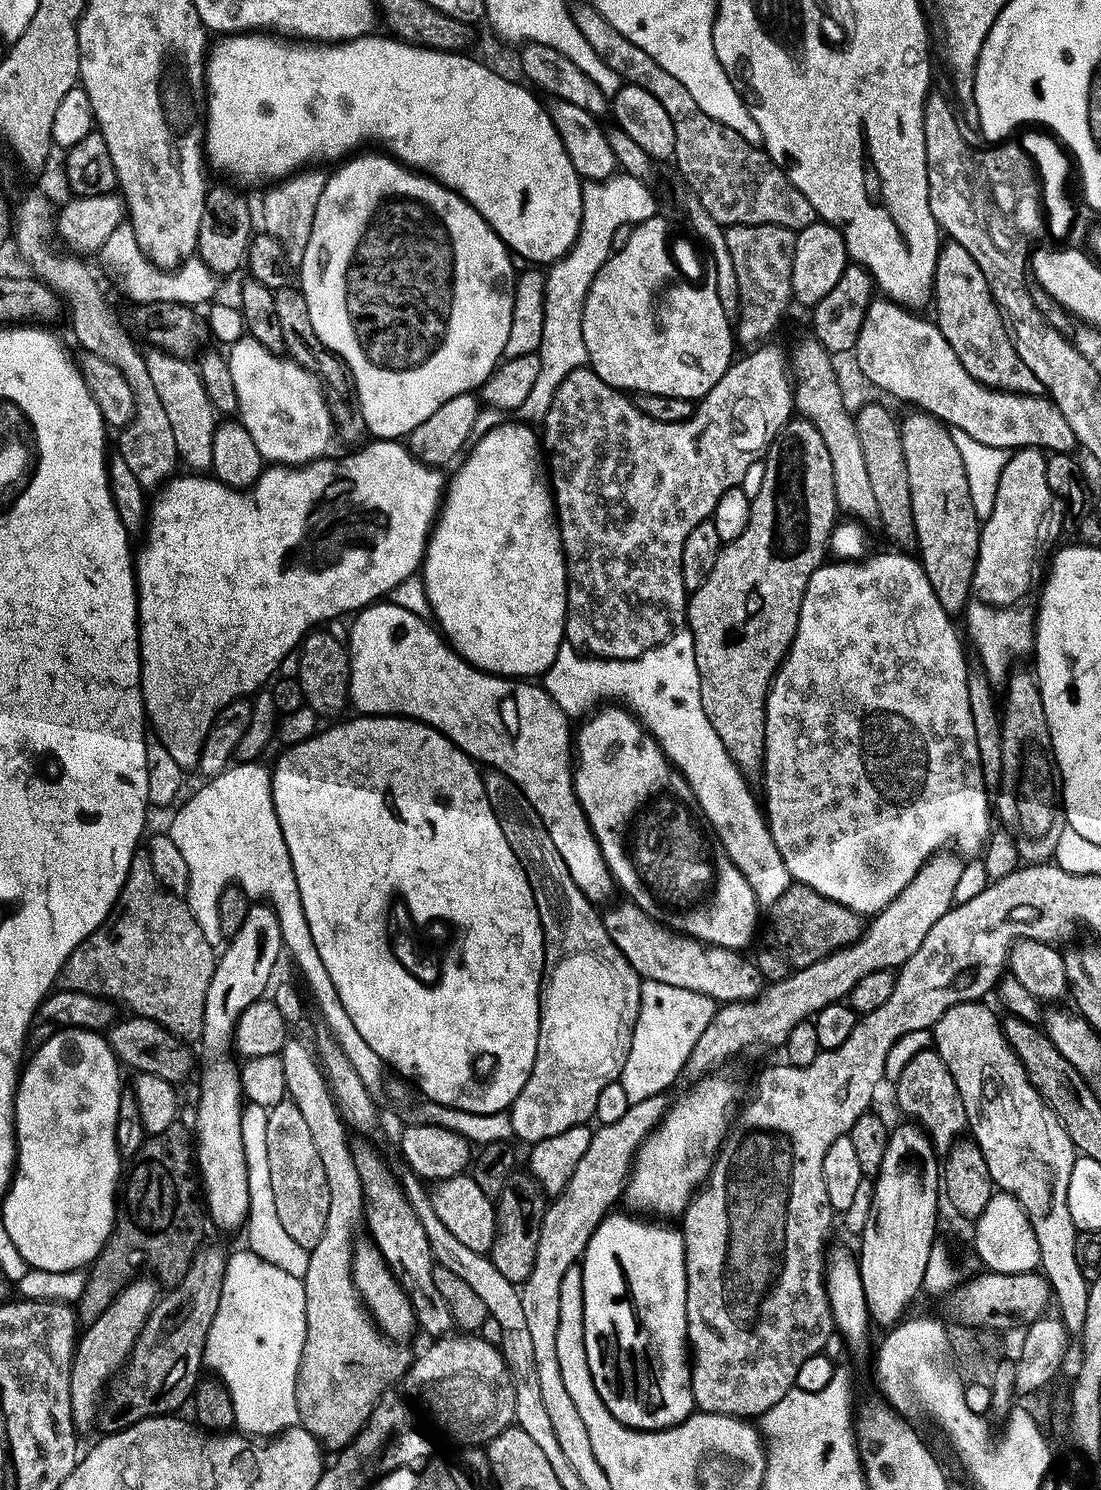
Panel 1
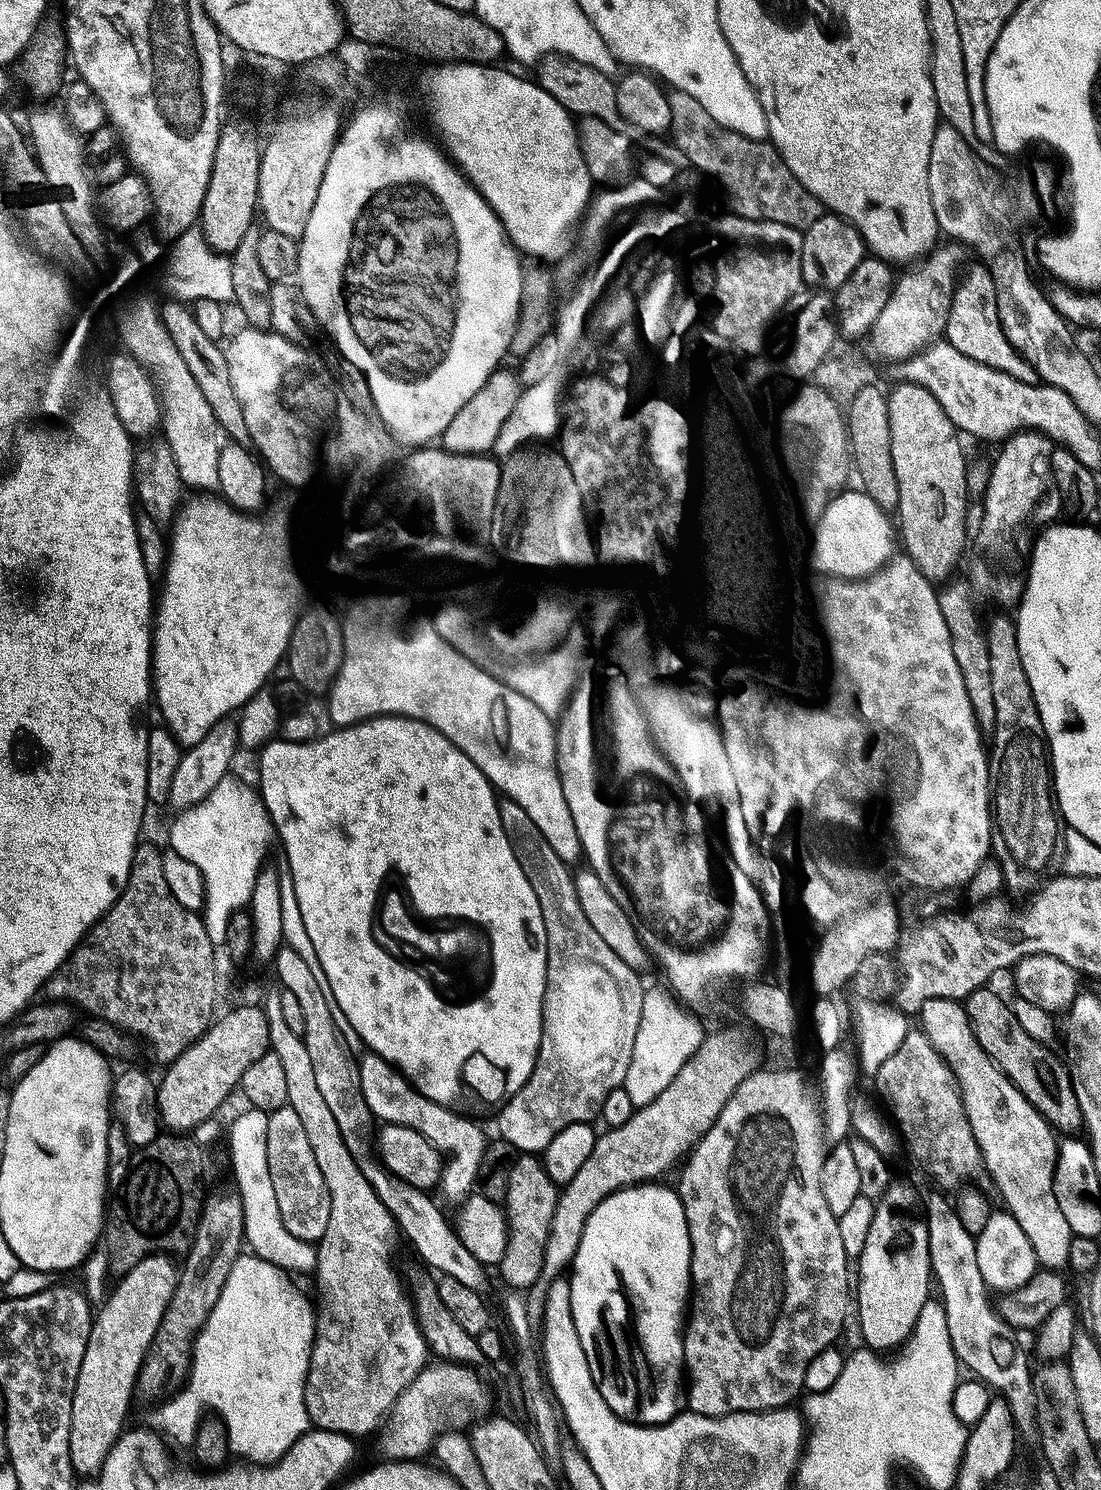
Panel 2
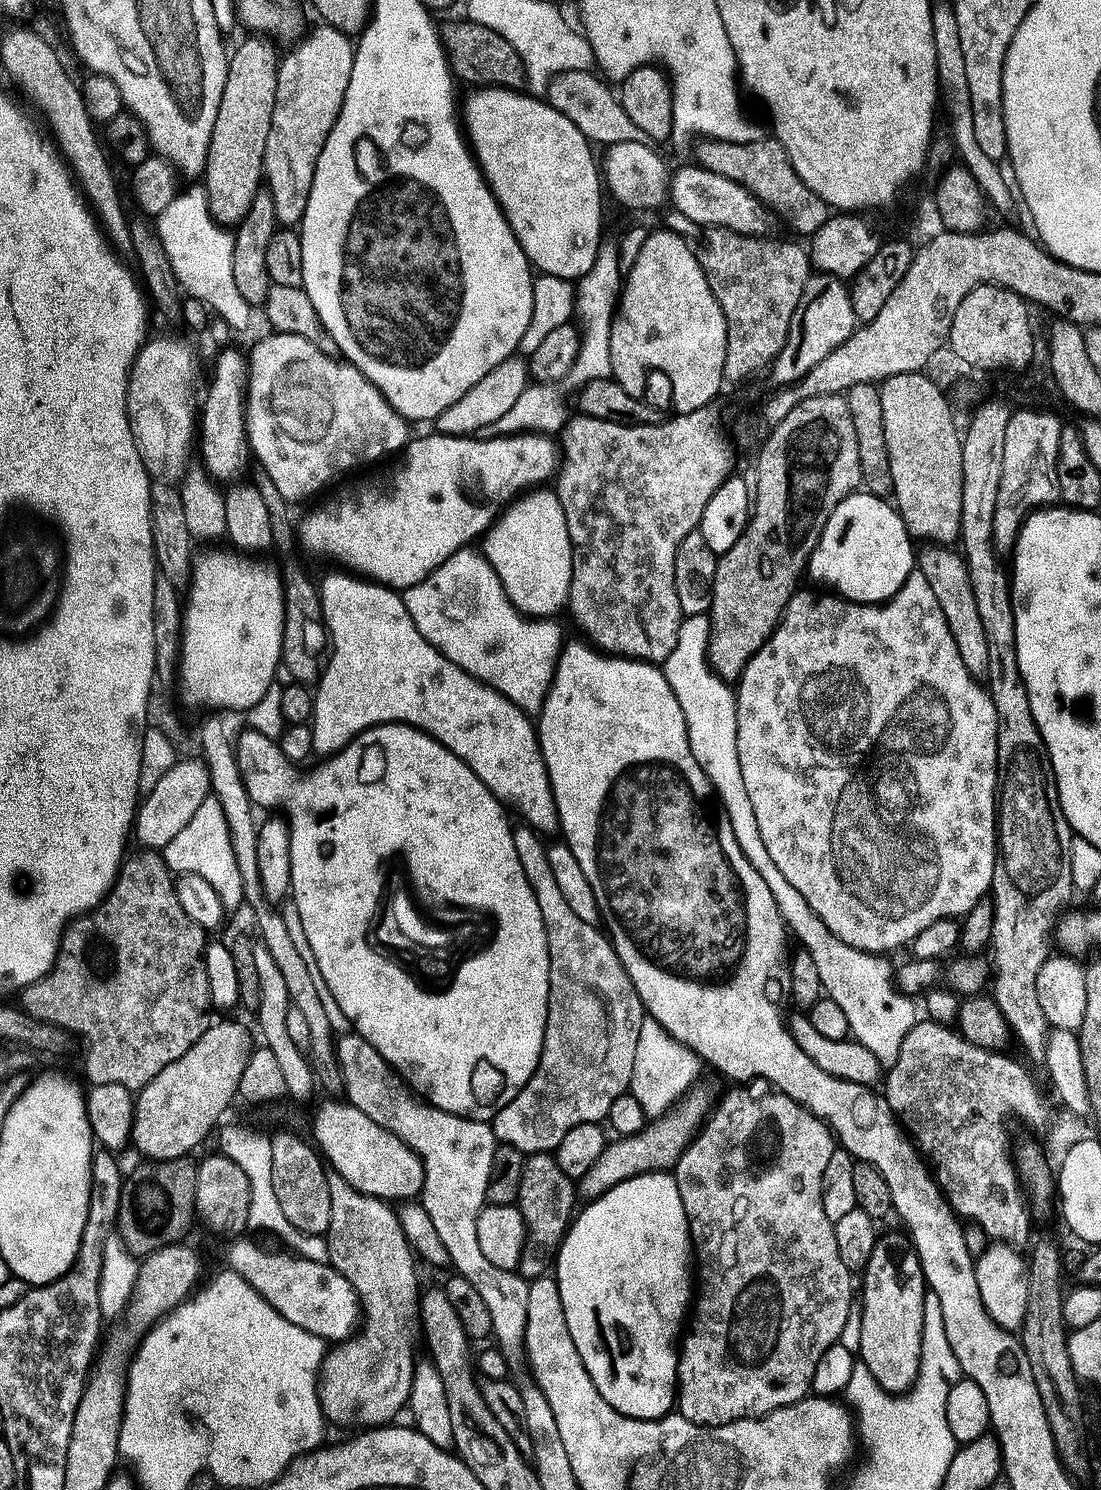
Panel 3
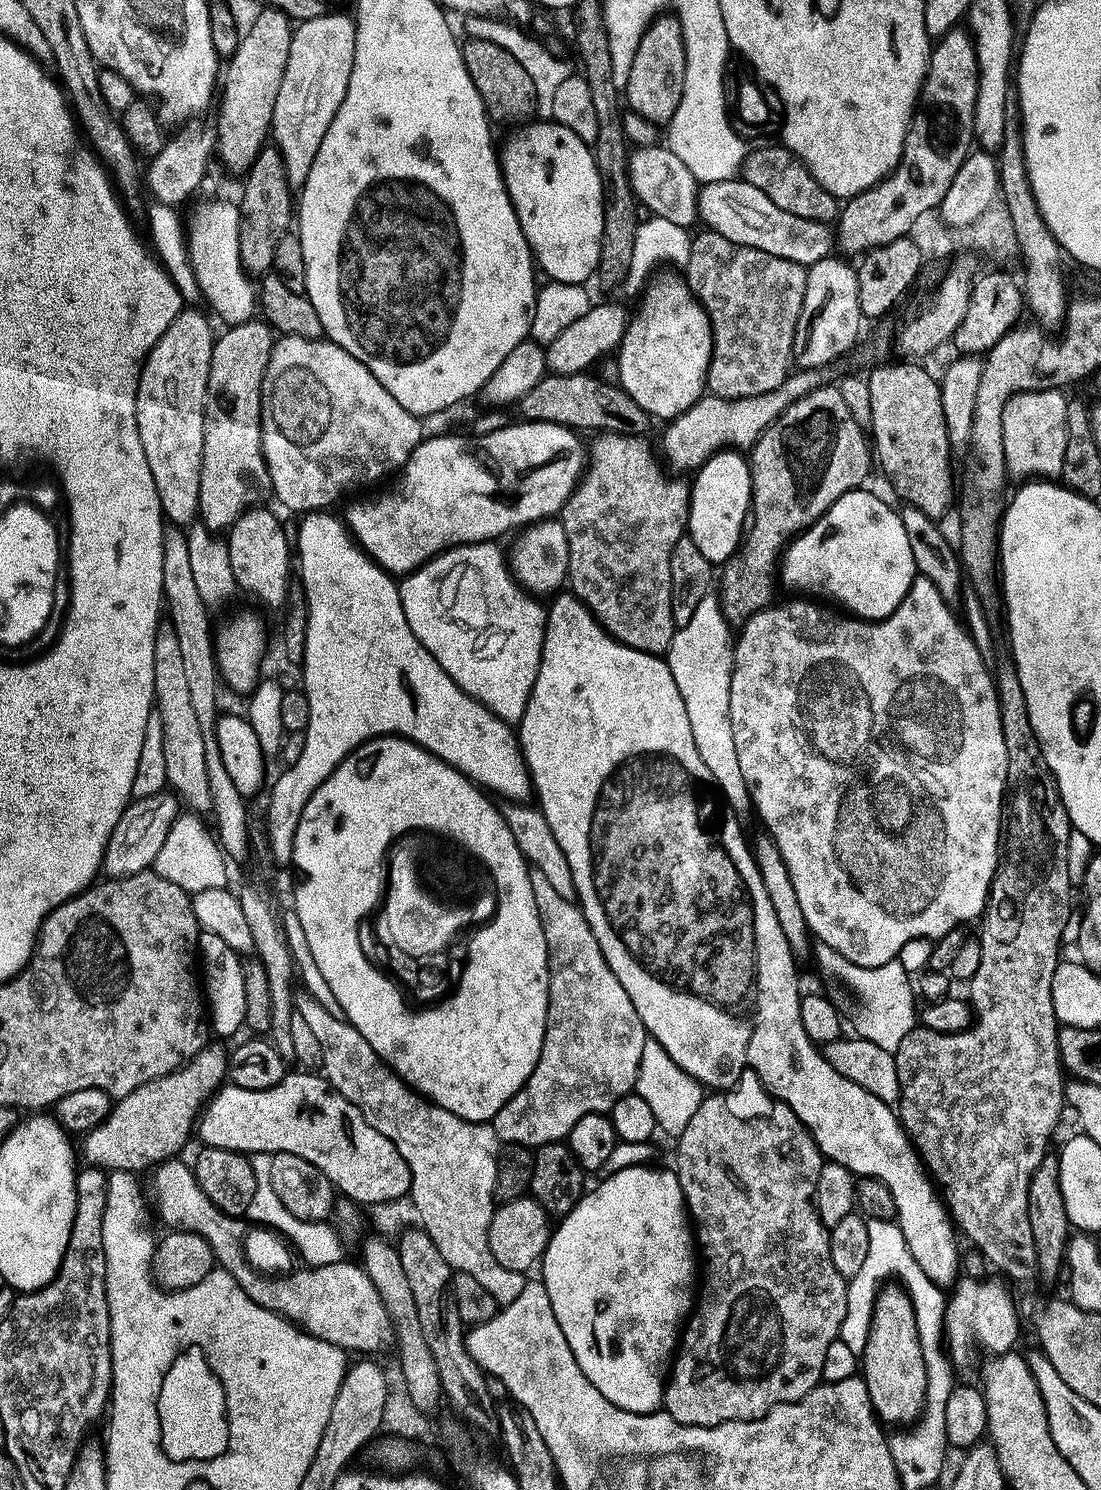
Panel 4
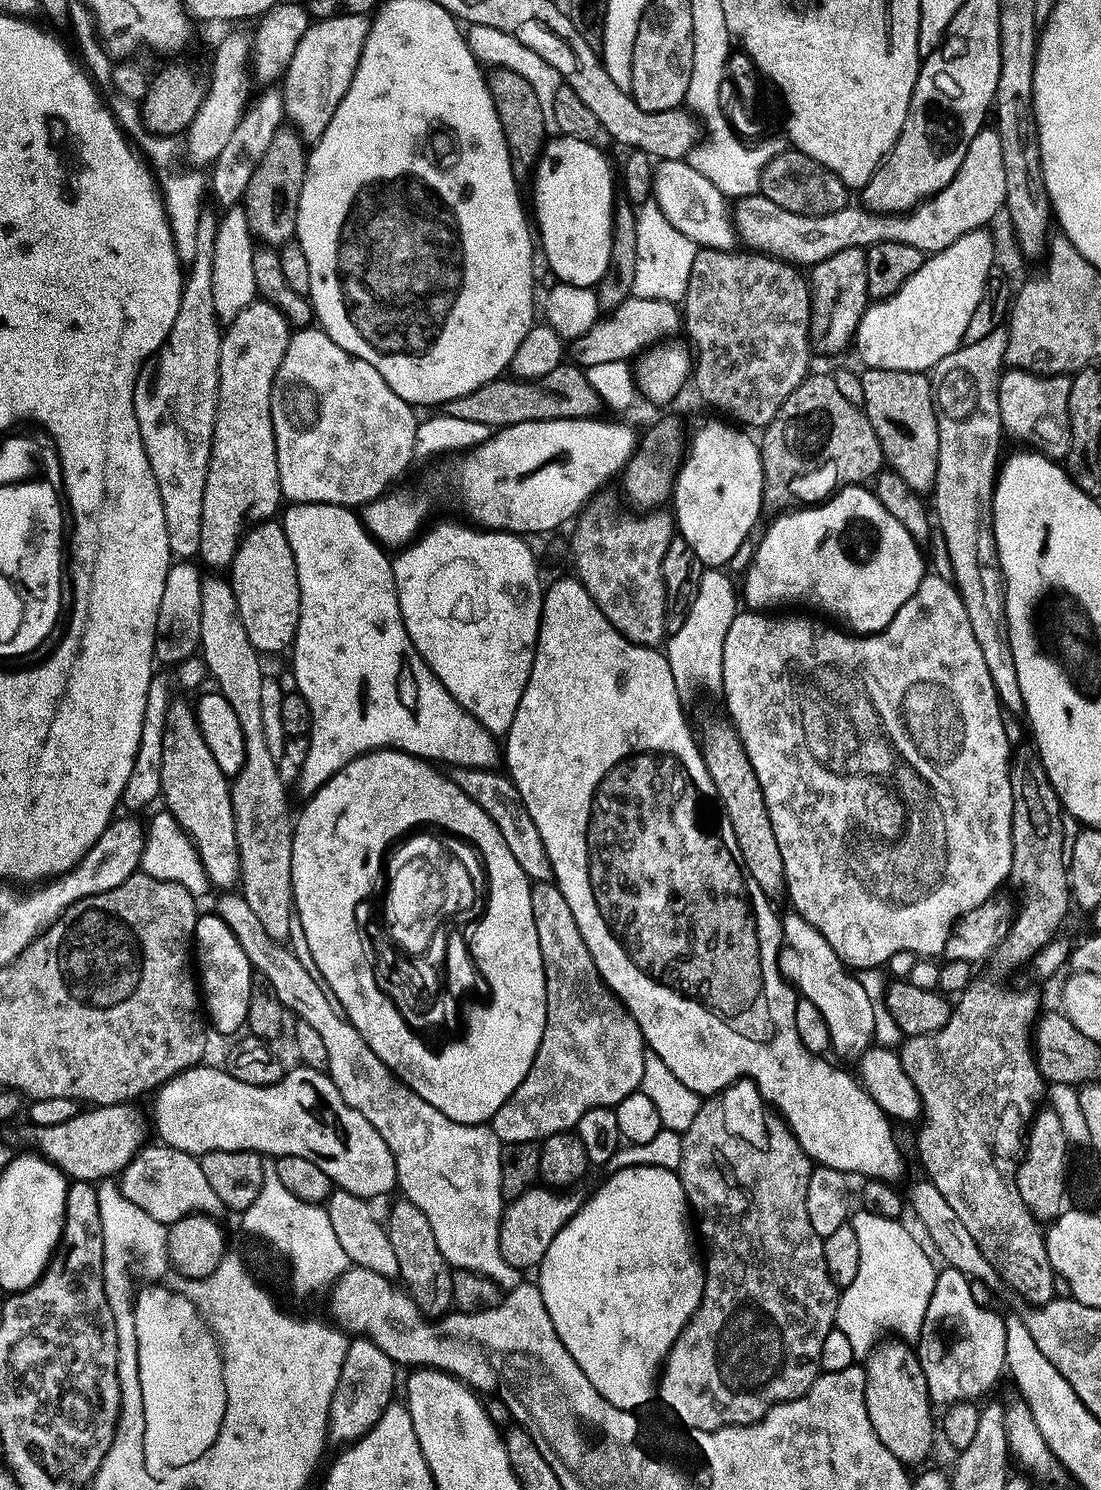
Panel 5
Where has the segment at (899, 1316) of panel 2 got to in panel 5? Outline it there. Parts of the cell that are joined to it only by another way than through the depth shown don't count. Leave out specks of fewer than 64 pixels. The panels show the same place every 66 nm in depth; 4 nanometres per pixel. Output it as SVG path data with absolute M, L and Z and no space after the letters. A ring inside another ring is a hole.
M884 1342L866 1361L868 1374L868 1397L866 1406L870 1410L870 1422L874 1422L874 1434L904 1465L913 1466L932 1456L932 1447L938 1436L936 1418L930 1386L920 1365L917 1349L908 1342L888 1344Z

